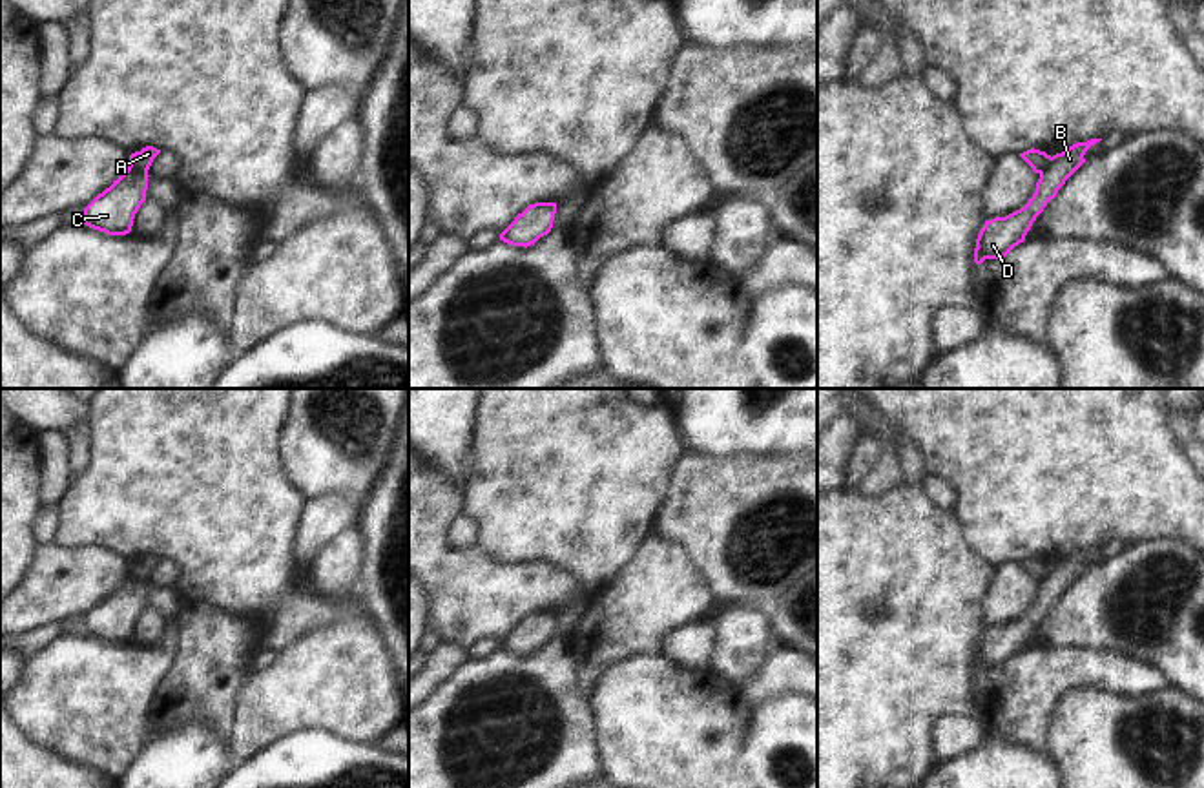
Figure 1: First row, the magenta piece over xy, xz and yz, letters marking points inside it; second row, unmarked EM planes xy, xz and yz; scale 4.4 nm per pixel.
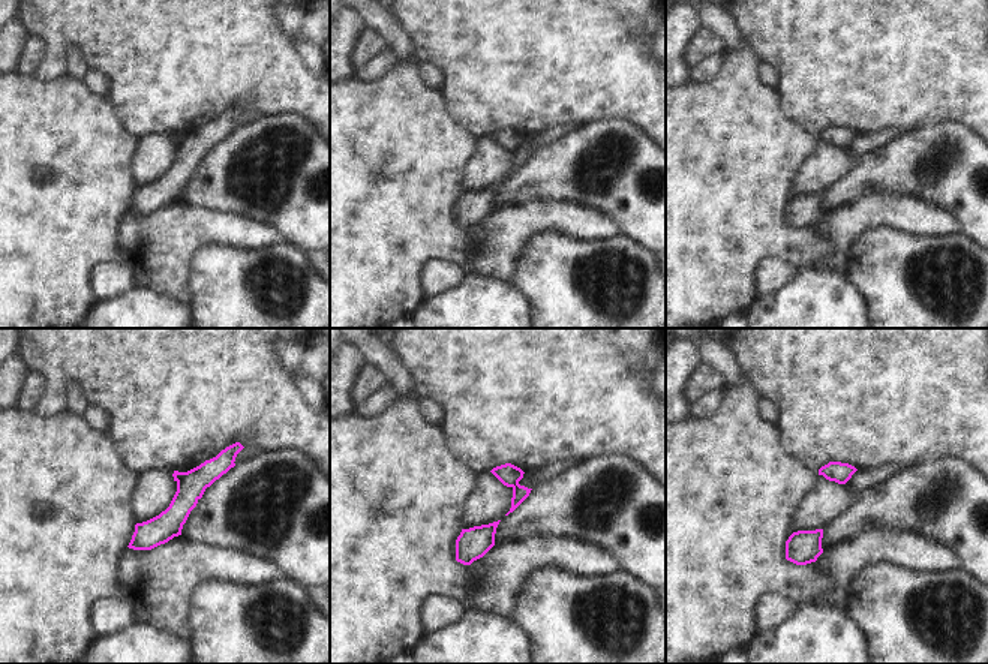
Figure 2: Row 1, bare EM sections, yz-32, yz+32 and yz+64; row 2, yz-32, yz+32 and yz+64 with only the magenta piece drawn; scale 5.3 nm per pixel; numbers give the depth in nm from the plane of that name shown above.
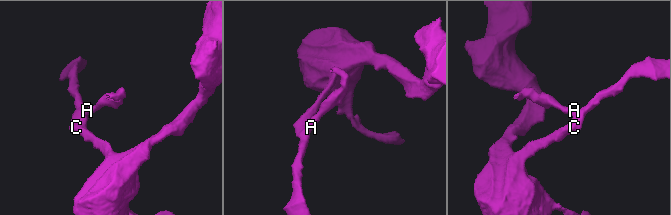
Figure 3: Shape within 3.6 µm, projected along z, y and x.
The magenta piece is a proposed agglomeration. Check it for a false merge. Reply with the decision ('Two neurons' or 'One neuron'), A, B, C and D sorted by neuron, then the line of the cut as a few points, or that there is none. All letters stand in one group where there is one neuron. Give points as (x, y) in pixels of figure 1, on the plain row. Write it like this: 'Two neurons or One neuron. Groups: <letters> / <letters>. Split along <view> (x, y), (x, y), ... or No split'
Two neurons. Groups: A / B C D. Split along xy (130, 573), (146, 582)

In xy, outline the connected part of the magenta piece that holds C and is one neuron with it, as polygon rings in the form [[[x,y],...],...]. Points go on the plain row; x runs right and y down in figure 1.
[[[128,575],[109,596],[84,617],[82,631],[108,644],[130,642],[135,622],[146,609],[148,586],[148,582]]]

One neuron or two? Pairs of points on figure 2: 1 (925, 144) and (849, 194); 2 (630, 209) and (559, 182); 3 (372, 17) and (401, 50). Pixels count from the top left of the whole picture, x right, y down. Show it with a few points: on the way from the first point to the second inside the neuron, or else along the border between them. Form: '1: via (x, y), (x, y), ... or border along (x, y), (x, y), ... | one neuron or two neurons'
1: via (906, 164), (900, 168), (882, 170), (868, 176) | one neuron
2: via (634, 170), (625, 131), (586, 144) | one neuron
3: via (381, 24), (398, 41) | one neuron

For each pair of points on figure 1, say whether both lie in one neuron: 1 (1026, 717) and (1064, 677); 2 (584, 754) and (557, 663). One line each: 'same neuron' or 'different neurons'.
1: same neuron
2: same neuron

